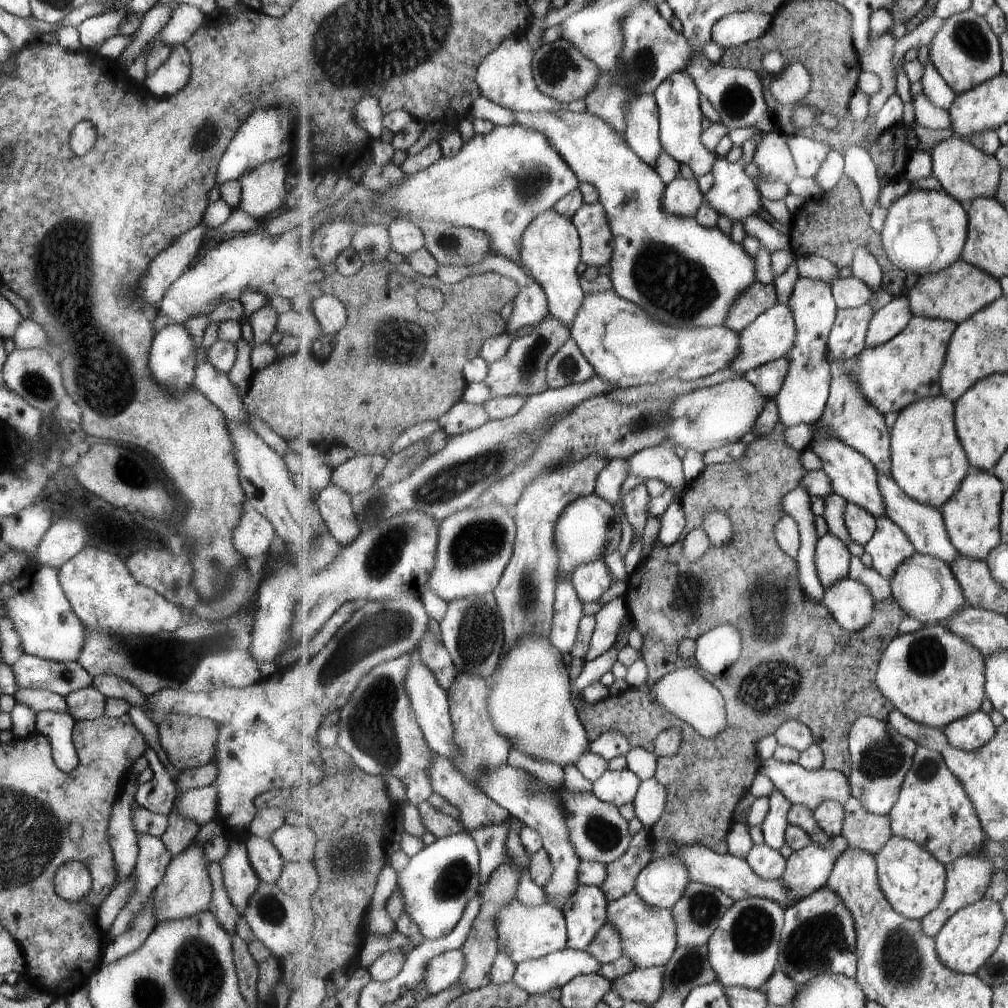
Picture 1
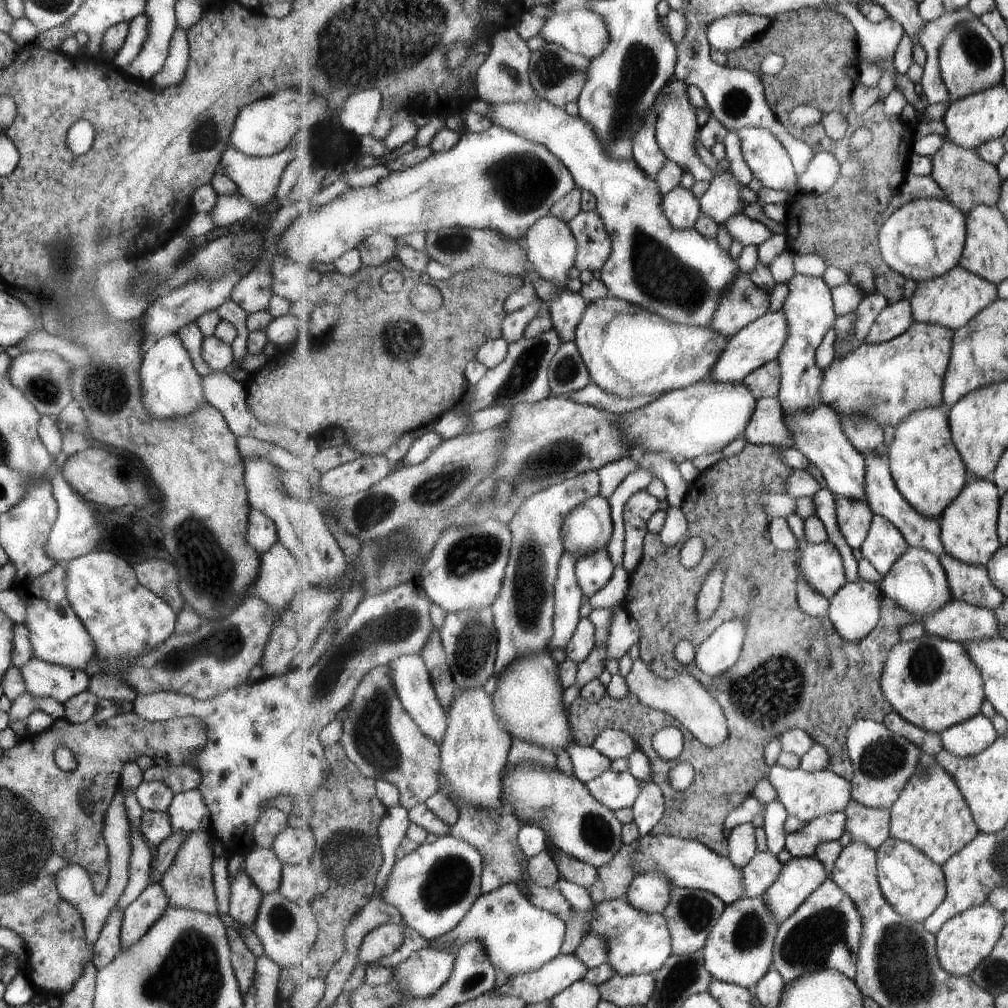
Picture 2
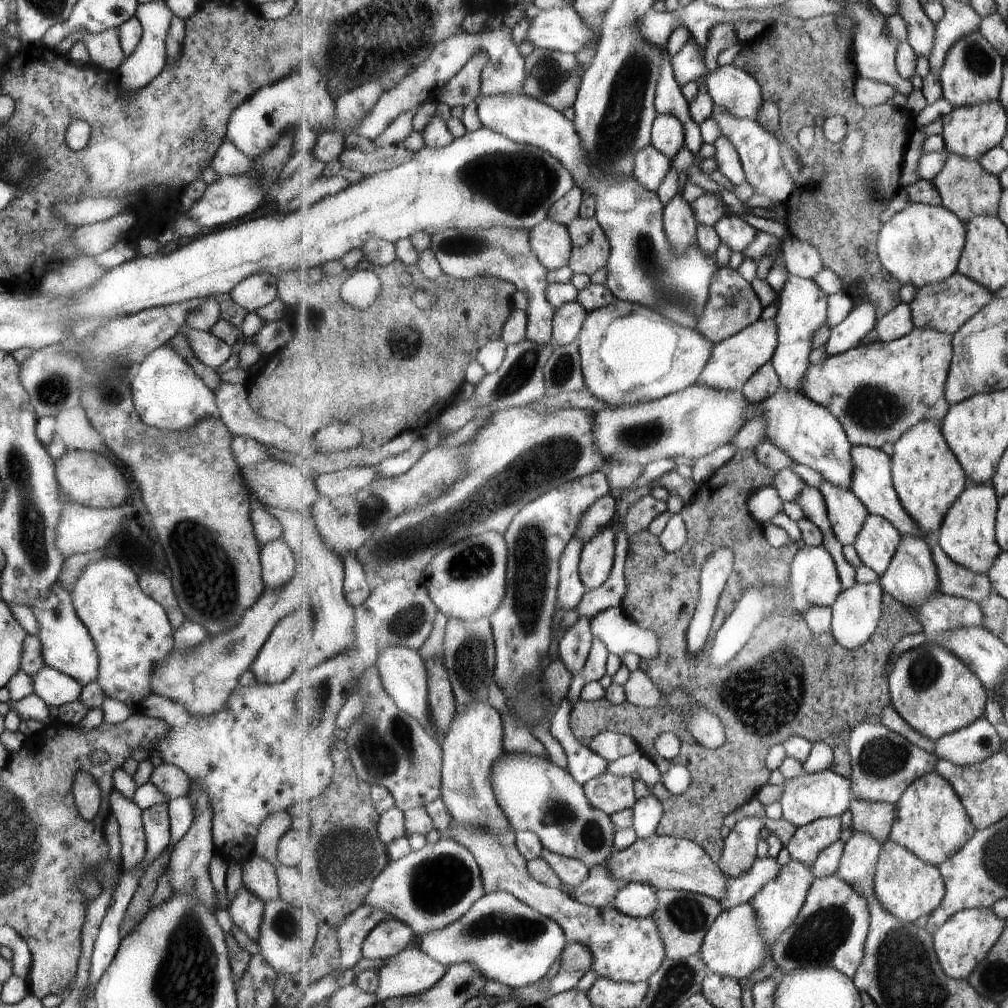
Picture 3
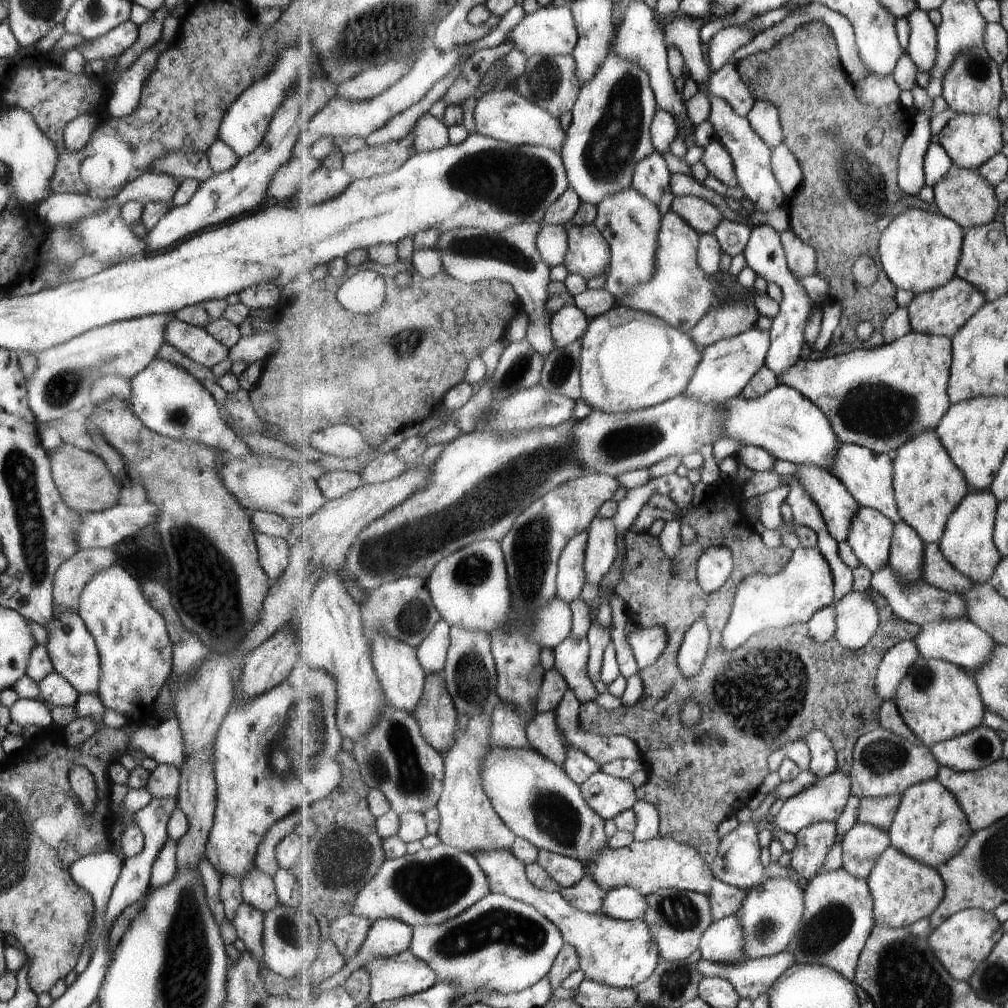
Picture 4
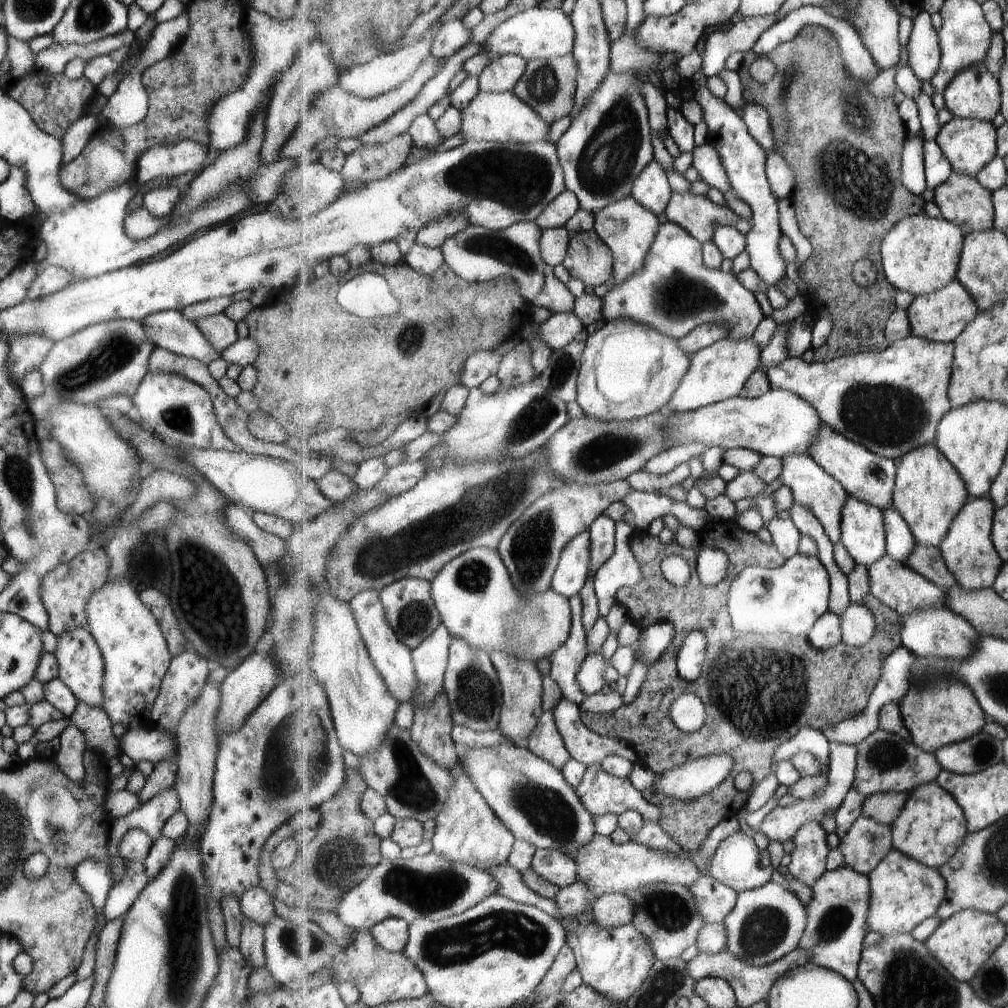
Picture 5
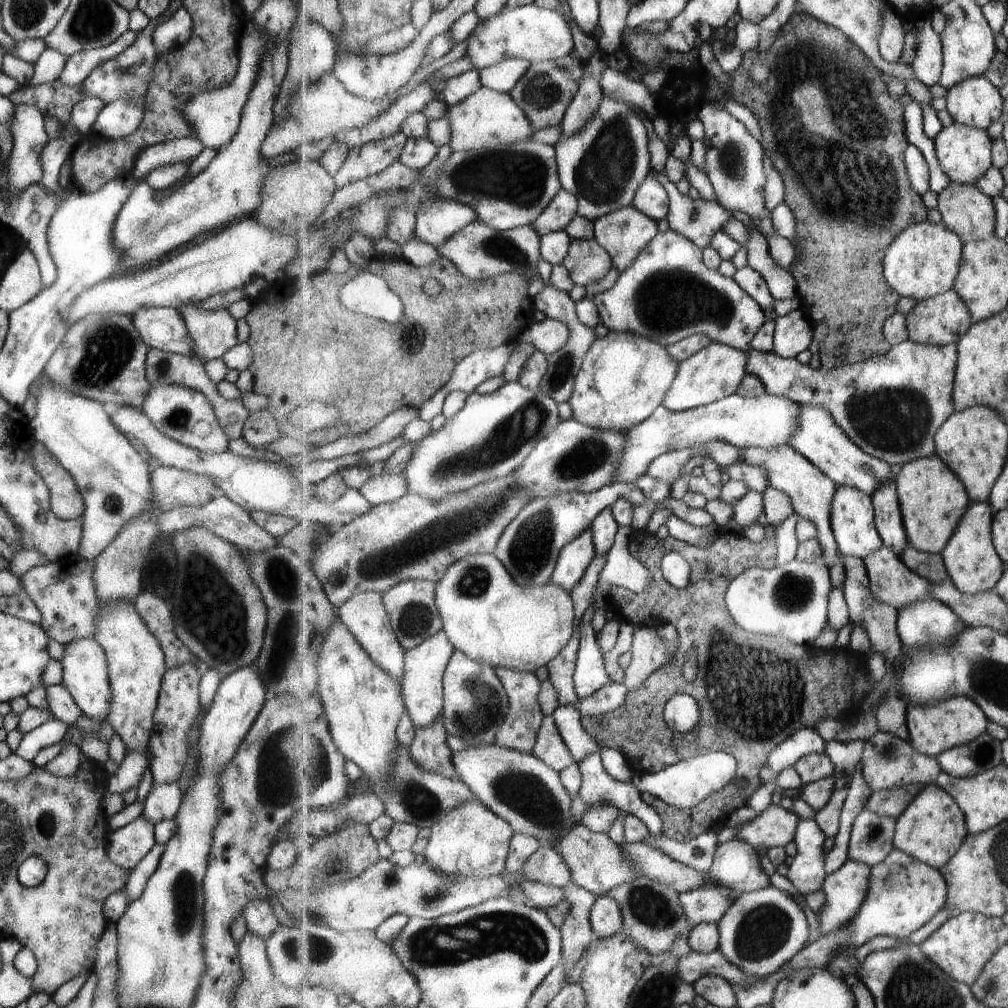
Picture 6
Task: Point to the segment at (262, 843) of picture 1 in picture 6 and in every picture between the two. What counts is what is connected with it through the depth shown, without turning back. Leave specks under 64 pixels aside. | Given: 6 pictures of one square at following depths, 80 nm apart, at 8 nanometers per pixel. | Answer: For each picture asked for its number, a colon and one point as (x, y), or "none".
2: (260, 864)
3: (259, 877)
4: (257, 889)
5: (256, 904)
6: (258, 915)

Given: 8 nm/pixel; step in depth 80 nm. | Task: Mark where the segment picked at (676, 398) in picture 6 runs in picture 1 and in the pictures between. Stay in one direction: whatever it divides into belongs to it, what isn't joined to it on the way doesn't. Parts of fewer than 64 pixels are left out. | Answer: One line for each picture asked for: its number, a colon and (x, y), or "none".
1: (772, 336)
2: (761, 342)
3: (734, 361)
4: (727, 367)
5: (721, 371)

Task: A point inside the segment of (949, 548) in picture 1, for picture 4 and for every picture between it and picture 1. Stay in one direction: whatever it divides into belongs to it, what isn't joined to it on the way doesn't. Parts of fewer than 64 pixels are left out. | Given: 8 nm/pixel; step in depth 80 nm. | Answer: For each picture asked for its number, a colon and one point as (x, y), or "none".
2: (886, 500)
3: (874, 482)
4: (869, 476)

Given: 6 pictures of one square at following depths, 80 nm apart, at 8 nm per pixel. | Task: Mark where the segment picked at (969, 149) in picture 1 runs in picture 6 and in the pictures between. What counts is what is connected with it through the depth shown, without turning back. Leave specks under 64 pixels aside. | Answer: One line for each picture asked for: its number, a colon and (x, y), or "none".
2: (968, 180)
3: (966, 188)
4: (970, 199)
5: (964, 201)
6: (966, 209)

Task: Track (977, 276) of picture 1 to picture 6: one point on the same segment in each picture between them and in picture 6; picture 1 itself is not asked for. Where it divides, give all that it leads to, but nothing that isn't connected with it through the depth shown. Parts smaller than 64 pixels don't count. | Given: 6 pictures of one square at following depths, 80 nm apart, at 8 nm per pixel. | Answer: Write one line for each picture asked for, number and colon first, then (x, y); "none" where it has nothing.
2: (953, 300)
3: (948, 306)
4: (943, 312)
5: (942, 316)
6: (942, 320)

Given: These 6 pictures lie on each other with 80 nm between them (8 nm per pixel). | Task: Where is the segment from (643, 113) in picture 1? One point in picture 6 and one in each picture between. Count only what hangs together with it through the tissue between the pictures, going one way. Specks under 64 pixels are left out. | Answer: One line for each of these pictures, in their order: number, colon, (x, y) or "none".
2: (647, 152)
3: (651, 168)
4: (652, 177)
5: (652, 190)
6: (652, 198)

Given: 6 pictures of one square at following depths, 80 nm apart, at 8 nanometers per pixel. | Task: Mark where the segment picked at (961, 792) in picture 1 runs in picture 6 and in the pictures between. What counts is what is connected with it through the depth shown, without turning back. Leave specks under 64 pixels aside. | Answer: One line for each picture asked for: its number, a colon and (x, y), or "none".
2: (933, 814)
3: (931, 820)
4: (930, 825)
5: (932, 827)
6: (933, 828)

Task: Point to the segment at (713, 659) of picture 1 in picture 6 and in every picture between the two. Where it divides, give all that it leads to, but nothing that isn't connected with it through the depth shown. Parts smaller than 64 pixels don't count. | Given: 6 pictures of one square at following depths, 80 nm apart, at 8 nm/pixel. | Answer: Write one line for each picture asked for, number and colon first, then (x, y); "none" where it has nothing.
2: (720, 652)
3: (815, 581)
4: (793, 596)
5: (790, 599)
6: (792, 602)

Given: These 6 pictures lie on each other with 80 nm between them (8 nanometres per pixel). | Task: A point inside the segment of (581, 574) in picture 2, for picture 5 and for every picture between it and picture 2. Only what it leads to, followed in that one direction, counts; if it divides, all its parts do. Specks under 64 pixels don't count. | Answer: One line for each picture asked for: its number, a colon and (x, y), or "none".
3: (598, 559)
4: (602, 551)
5: (602, 533)

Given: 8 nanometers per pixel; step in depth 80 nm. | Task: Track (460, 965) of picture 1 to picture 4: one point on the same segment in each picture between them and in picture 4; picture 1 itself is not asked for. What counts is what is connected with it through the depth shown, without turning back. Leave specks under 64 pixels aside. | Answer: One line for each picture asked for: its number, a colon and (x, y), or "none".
2: (426, 972)
3: (412, 972)
4: (403, 975)

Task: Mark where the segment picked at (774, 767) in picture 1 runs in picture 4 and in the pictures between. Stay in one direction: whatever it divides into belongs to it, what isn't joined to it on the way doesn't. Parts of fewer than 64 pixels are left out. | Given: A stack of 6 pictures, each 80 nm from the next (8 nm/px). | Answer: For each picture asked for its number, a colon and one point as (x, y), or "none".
2: (807, 795)
3: (807, 798)
4: (826, 800)

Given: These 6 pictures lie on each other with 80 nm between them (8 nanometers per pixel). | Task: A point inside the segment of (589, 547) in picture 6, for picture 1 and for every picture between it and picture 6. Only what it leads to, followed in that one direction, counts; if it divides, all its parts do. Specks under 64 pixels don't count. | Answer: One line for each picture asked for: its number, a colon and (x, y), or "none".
1: (566, 627)
2: (568, 597)
3: (571, 590)
4: (571, 579)
5: (570, 578)

